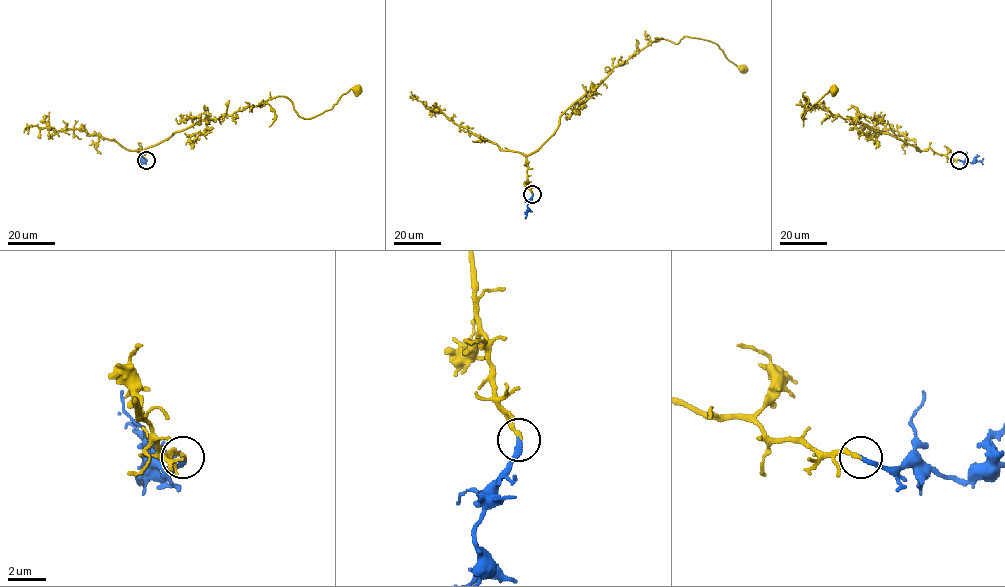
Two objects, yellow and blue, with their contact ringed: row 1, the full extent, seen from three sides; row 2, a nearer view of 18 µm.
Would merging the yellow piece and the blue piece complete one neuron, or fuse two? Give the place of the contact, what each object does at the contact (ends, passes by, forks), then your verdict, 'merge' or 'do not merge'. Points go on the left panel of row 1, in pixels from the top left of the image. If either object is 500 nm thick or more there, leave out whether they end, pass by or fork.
place (146, 160); yellow ends; blue ends; merge

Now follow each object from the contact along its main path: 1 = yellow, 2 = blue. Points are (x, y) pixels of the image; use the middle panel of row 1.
1: (532, 194), (526, 157), (571, 106), (654, 40), (710, 40), (743, 69)
2: (532, 194), (525, 218)

